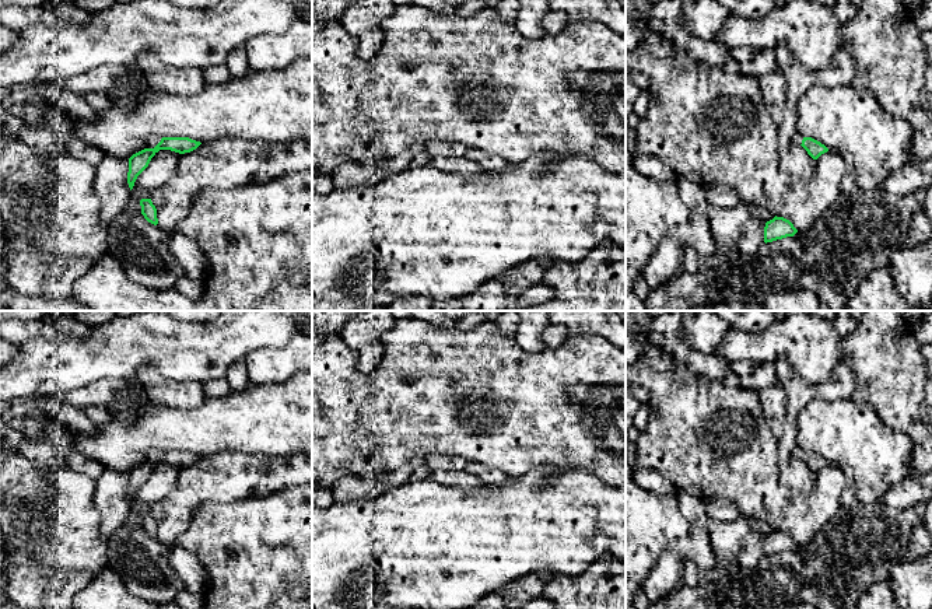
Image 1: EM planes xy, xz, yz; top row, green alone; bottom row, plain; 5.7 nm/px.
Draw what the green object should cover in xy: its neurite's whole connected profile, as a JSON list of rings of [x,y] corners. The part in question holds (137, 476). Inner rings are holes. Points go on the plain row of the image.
[[[150,451],[147,461],[129,472],[127,497],[130,504],[137,490],[148,480],[151,472],[160,463],[171,463],[179,468],[196,463],[202,456],[189,451]]]

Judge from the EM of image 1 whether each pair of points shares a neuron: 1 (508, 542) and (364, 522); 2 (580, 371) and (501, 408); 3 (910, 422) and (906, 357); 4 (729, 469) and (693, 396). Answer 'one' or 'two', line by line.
1: one
2: one
3: one
4: one

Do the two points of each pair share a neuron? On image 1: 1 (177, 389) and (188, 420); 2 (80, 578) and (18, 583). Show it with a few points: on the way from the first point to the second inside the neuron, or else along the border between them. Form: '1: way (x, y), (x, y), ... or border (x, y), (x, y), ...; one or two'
1: border (206, 396), (191, 408), (157, 406), (151, 402); two
2: way (65, 581), (34, 583); one

